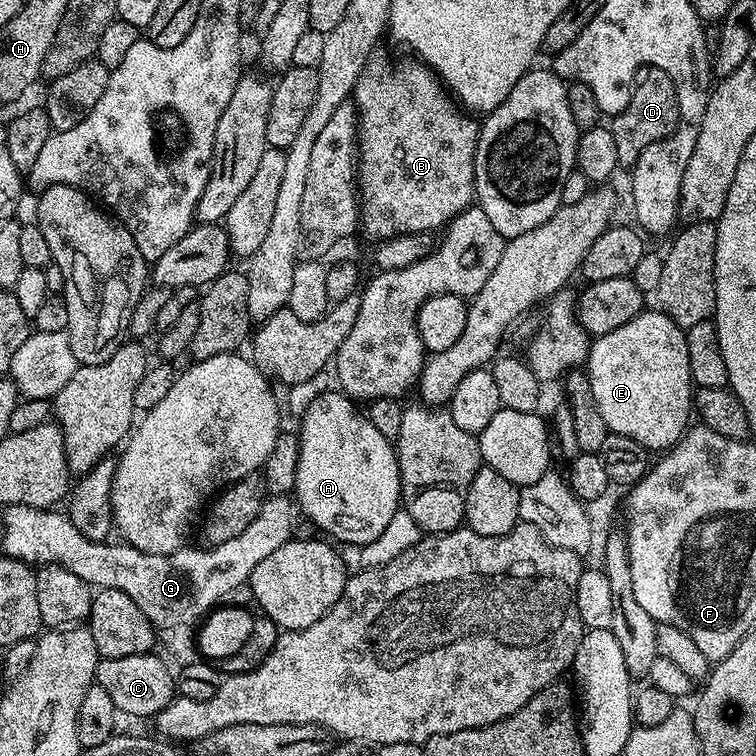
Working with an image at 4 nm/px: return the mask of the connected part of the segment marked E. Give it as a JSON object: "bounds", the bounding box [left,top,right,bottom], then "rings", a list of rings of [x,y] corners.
{"bounds":[586,310,694,450],"rings":[[[645,310],[639,312],[634,318],[630,318],[630,322],[626,322],[626,326],[618,326],[618,330],[610,330],[610,334],[602,334],[591,341],[586,361],[586,371],[590,378],[590,386],[594,390],[594,402],[598,402],[598,414],[602,414],[602,422],[606,422],[609,432],[626,434],[626,438],[634,438],[634,442],[638,442],[642,447],[649,450],[655,450],[655,448],[667,450],[673,444],[677,444],[681,436],[688,431],[690,427],[688,415],[691,417],[694,412],[694,385],[690,374],[690,354],[686,354],[684,334],[685,329],[677,326],[666,313],[659,310],[653,310],[653,312]]]}

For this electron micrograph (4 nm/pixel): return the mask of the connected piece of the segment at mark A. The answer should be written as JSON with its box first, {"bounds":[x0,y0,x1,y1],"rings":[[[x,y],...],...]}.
{"bounds":[294,390,402,546],"rings":[[[339,390],[324,392],[309,402],[308,409],[304,412],[304,421],[298,427],[300,453],[294,498],[303,515],[312,520],[325,537],[361,546],[374,542],[386,530],[386,526],[390,525],[390,518],[402,508],[402,501],[400,463],[393,441],[387,440],[374,427],[374,422],[370,422],[367,415],[355,407],[359,408]]]}

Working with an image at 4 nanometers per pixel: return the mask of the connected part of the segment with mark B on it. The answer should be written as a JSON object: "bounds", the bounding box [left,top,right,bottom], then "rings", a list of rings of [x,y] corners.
{"bounds":[354,58,480,242],"rings":[[[379,58],[369,60],[356,83],[354,105],[359,127],[358,189],[362,232],[373,236],[376,242],[415,232],[435,233],[436,220],[446,226],[458,213],[468,209],[476,191],[474,158],[480,124],[461,111],[444,87],[444,81],[427,64],[412,58],[396,65]]]}

